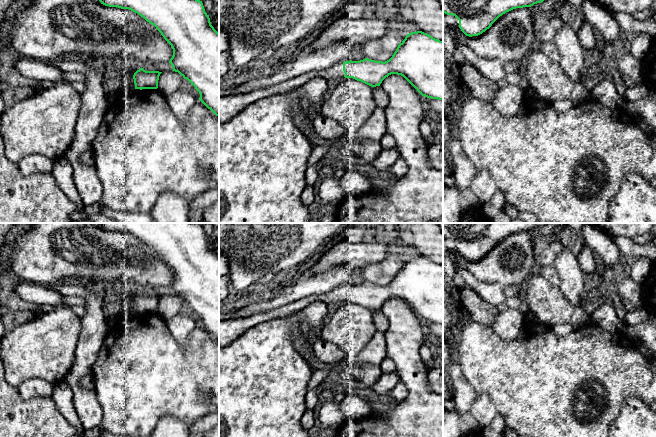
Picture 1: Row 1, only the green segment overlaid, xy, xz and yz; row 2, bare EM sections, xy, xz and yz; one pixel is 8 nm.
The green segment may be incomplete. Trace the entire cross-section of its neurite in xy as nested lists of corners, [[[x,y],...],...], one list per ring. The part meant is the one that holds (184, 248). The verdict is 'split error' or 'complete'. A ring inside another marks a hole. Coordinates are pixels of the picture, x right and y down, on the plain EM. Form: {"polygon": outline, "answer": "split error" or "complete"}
{"polygon": [[[98,223],[109,231],[129,233],[154,249],[171,269],[173,294],[199,316],[199,324],[219,341],[219,257],[211,249],[202,225],[198,223]]], "answer": "complete"}

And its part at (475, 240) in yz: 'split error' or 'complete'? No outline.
complete

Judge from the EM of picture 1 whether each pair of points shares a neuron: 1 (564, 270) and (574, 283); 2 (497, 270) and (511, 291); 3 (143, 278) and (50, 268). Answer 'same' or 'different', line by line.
1: same
2: different
3: same

